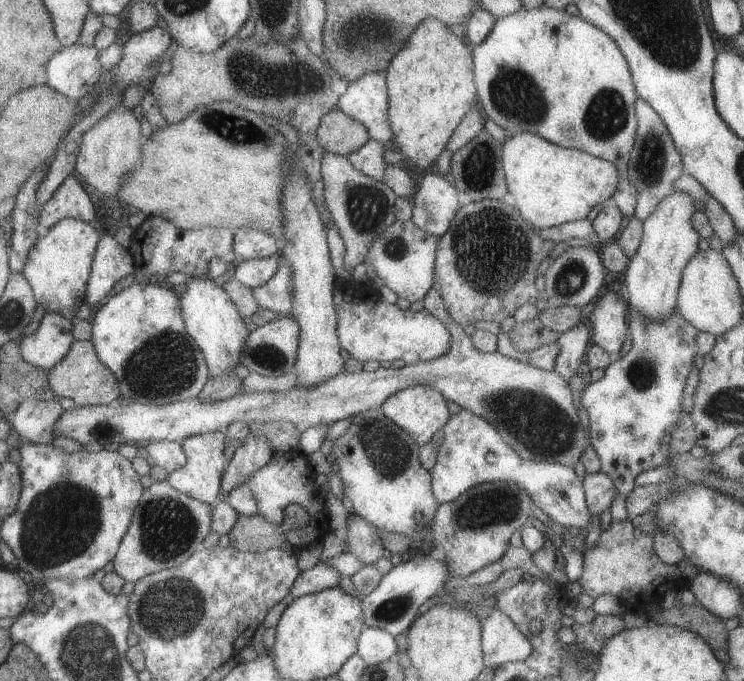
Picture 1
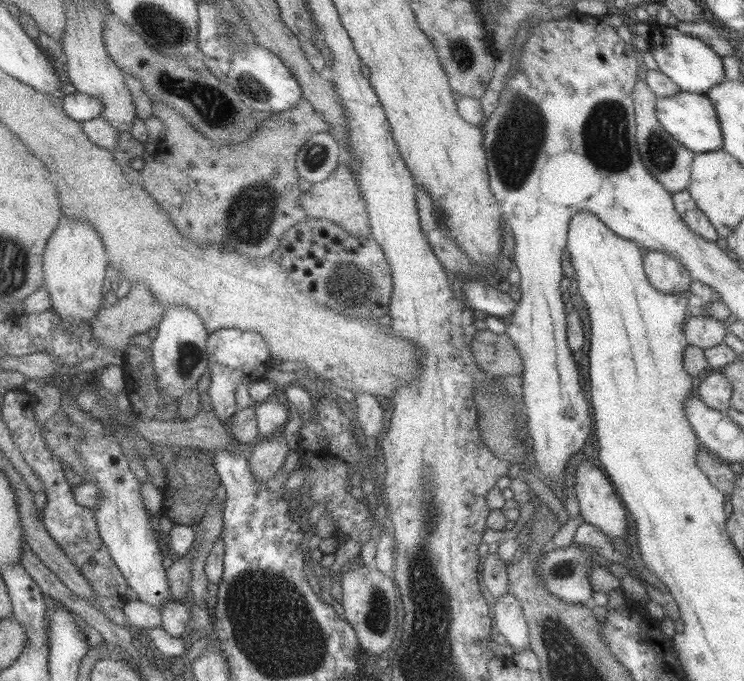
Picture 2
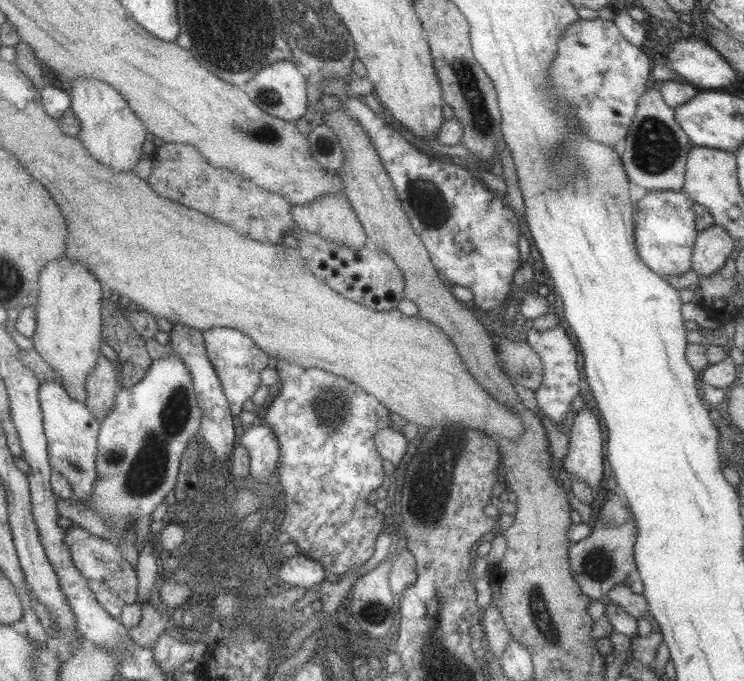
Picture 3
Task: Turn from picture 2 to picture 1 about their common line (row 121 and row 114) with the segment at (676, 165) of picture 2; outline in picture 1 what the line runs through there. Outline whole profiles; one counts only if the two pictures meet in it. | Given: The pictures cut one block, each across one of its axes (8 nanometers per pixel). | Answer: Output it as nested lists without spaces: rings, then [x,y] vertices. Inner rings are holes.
[[[641,97],[635,99],[634,110],[636,114],[636,133],[629,160],[627,160],[627,180],[637,192],[634,217],[639,222],[643,222],[663,198],[673,193],[673,182],[685,173],[681,156],[675,150],[673,140],[667,132],[667,126],[659,118],[659,114]]]

